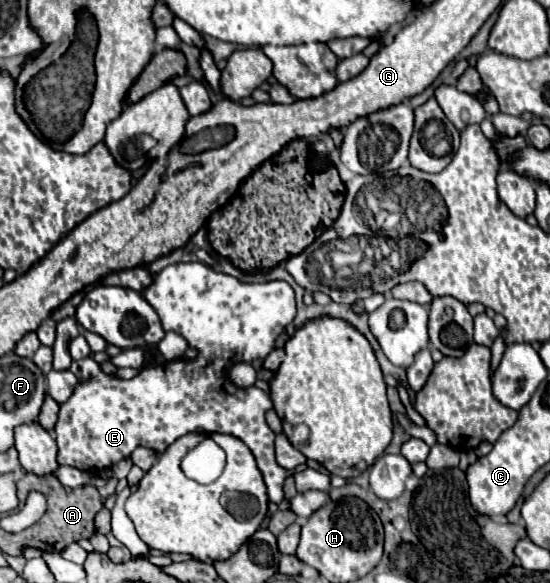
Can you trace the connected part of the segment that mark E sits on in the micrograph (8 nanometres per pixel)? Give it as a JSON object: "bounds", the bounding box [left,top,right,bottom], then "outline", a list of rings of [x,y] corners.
{"bounds":[55,262,307,504],"outline":[[[179,262],[179,264],[165,266],[161,272],[157,272],[157,274],[153,276],[151,284],[149,284],[147,288],[143,288],[139,294],[147,300],[147,304],[151,304],[151,308],[155,308],[155,312],[159,314],[161,326],[163,326],[163,328],[169,328],[169,330],[173,330],[173,332],[177,332],[177,334],[181,334],[181,336],[189,342],[191,348],[197,348],[197,350],[199,350],[199,358],[197,358],[195,362],[179,362],[179,360],[173,362],[173,360],[171,360],[171,362],[165,362],[163,366],[147,366],[147,368],[143,368],[143,370],[141,370],[133,380],[121,380],[121,378],[117,378],[117,376],[109,376],[109,374],[105,374],[92,356],[78,360],[78,362],[73,360],[70,370],[75,374],[79,383],[75,386],[75,392],[71,394],[71,398],[61,406],[61,410],[59,410],[59,418],[57,418],[57,424],[55,424],[55,440],[57,440],[57,446],[59,446],[57,462],[59,462],[59,464],[73,466],[73,468],[79,468],[79,470],[97,470],[97,472],[101,472],[101,470],[113,468],[113,466],[115,466],[117,462],[121,462],[123,458],[129,458],[131,452],[133,452],[137,446],[151,448],[153,452],[159,454],[159,452],[165,452],[165,450],[167,450],[175,440],[179,440],[181,436],[185,436],[185,434],[189,434],[189,432],[205,434],[205,436],[209,436],[209,434],[213,434],[213,432],[219,432],[219,434],[231,434],[231,436],[239,438],[239,440],[241,440],[241,442],[243,442],[243,444],[253,452],[255,462],[257,462],[257,468],[261,470],[263,480],[265,480],[265,486],[267,486],[269,502],[273,502],[273,504],[281,504],[281,500],[283,500],[283,484],[285,484],[287,476],[291,476],[289,470],[295,470],[297,466],[305,464],[307,458],[305,458],[297,448],[291,446],[291,442],[287,440],[287,436],[285,436],[283,432],[277,434],[275,438],[275,432],[267,426],[267,422],[265,422],[265,412],[271,408],[271,400],[269,400],[267,392],[265,392],[265,390],[259,390],[259,388],[237,388],[237,386],[229,380],[227,372],[229,372],[229,368],[231,368],[233,364],[237,364],[237,362],[251,362],[251,360],[255,360],[255,358],[265,358],[265,356],[273,350],[275,338],[285,330],[285,326],[287,326],[287,324],[293,320],[293,316],[295,316],[295,294],[293,294],[293,290],[291,290],[291,286],[289,286],[287,282],[241,284],[239,280],[235,280],[235,278],[231,278],[231,276],[227,276],[227,274],[213,272],[209,266],[205,266],[205,264],[201,264],[201,262]]]}

